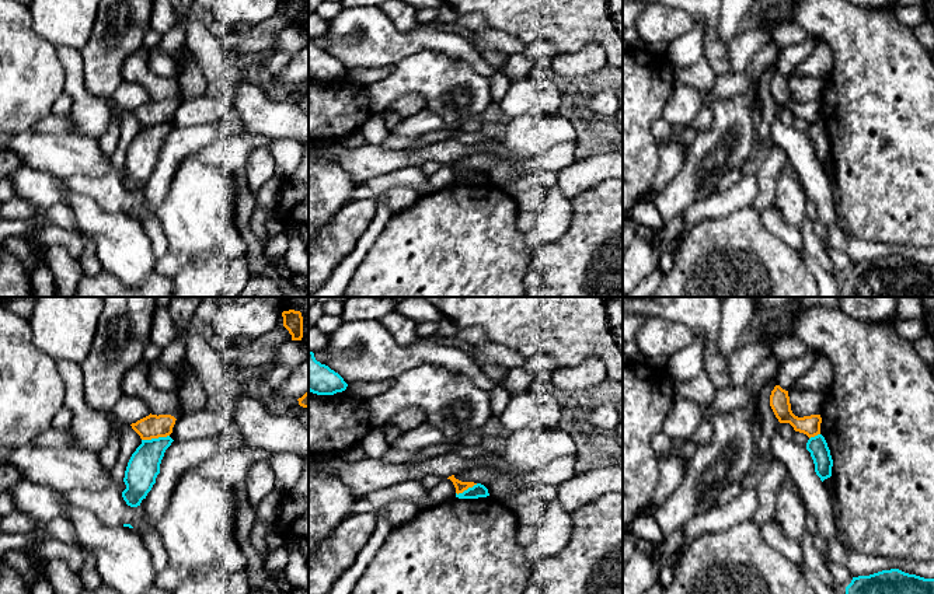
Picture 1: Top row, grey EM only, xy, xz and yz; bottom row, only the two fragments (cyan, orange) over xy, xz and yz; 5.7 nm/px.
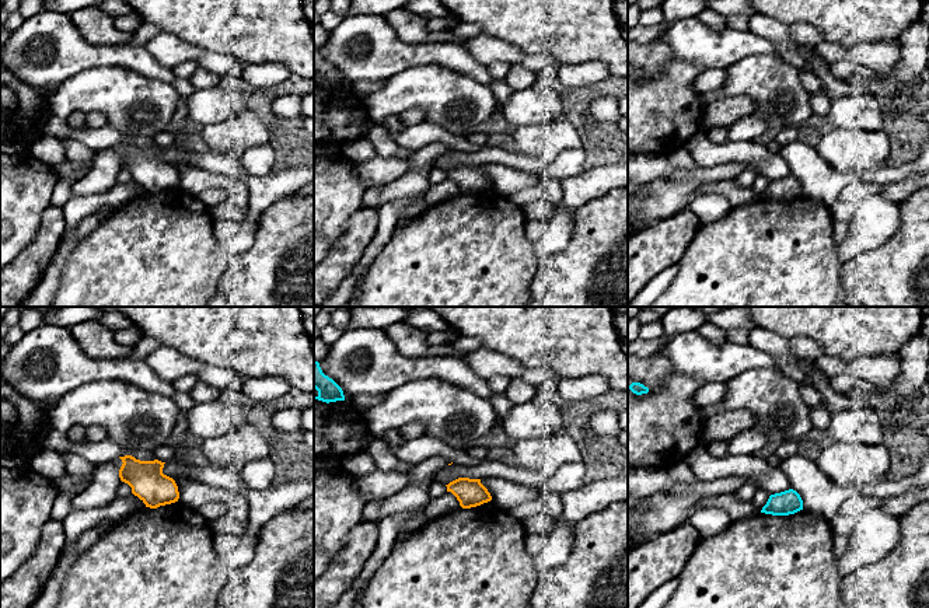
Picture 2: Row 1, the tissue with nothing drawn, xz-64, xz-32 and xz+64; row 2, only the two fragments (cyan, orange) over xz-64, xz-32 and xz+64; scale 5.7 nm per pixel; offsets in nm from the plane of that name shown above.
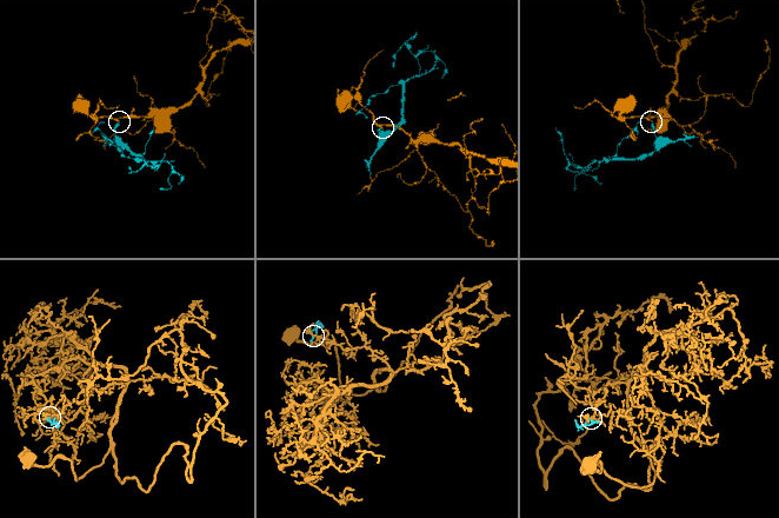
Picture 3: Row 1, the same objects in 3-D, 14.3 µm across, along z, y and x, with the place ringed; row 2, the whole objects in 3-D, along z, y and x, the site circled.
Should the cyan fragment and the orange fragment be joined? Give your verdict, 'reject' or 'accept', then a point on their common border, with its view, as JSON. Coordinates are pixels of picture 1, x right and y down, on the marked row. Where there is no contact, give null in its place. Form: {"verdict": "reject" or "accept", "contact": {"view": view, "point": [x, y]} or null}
{"verdict": "reject", "contact": {"view": "xy", "point": [154, 439]}}

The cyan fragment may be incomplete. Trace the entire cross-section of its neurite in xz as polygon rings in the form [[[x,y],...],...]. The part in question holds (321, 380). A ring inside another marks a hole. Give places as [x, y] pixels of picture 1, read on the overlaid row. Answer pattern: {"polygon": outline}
{"polygon": [[[309,350],[309,391],[317,395],[334,395],[345,391],[348,384],[328,366],[316,360]]]}

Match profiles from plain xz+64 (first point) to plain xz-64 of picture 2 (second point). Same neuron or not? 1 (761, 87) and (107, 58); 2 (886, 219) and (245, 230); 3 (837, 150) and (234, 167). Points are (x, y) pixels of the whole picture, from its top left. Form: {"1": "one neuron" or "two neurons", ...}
{"1": "two neurons", "2": "one neuron", "3": "two neurons"}

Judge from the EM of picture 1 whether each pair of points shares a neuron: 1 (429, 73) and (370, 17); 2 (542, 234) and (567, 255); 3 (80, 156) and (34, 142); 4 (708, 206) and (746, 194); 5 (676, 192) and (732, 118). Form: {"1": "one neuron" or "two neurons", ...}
{"1": "two neurons", "2": "two neurons", "3": "one neuron", "4": "one neuron", "5": "one neuron"}

